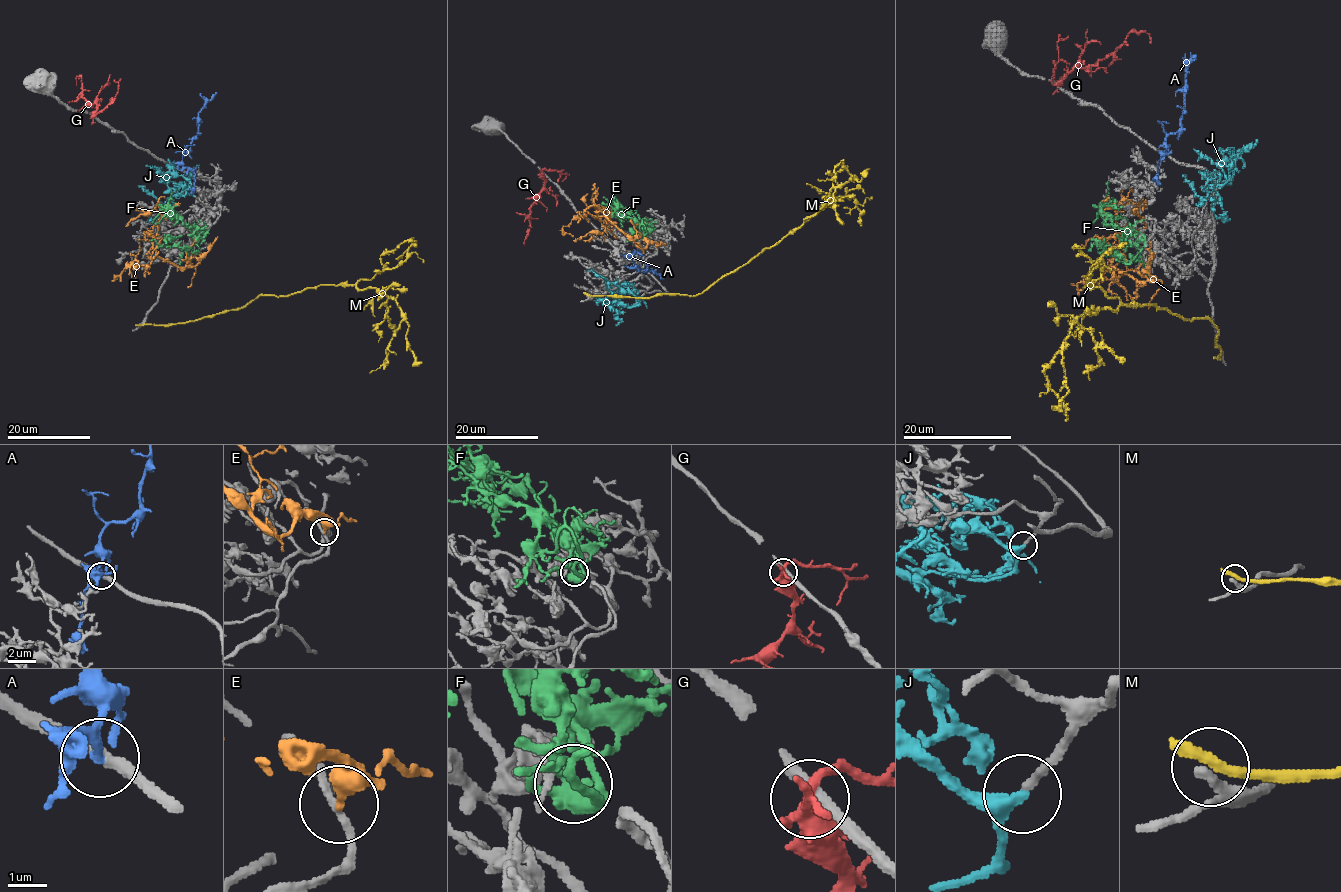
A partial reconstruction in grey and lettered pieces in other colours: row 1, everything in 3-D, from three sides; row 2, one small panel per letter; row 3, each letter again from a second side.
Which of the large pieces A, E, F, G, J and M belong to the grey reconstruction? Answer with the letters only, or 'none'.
J

